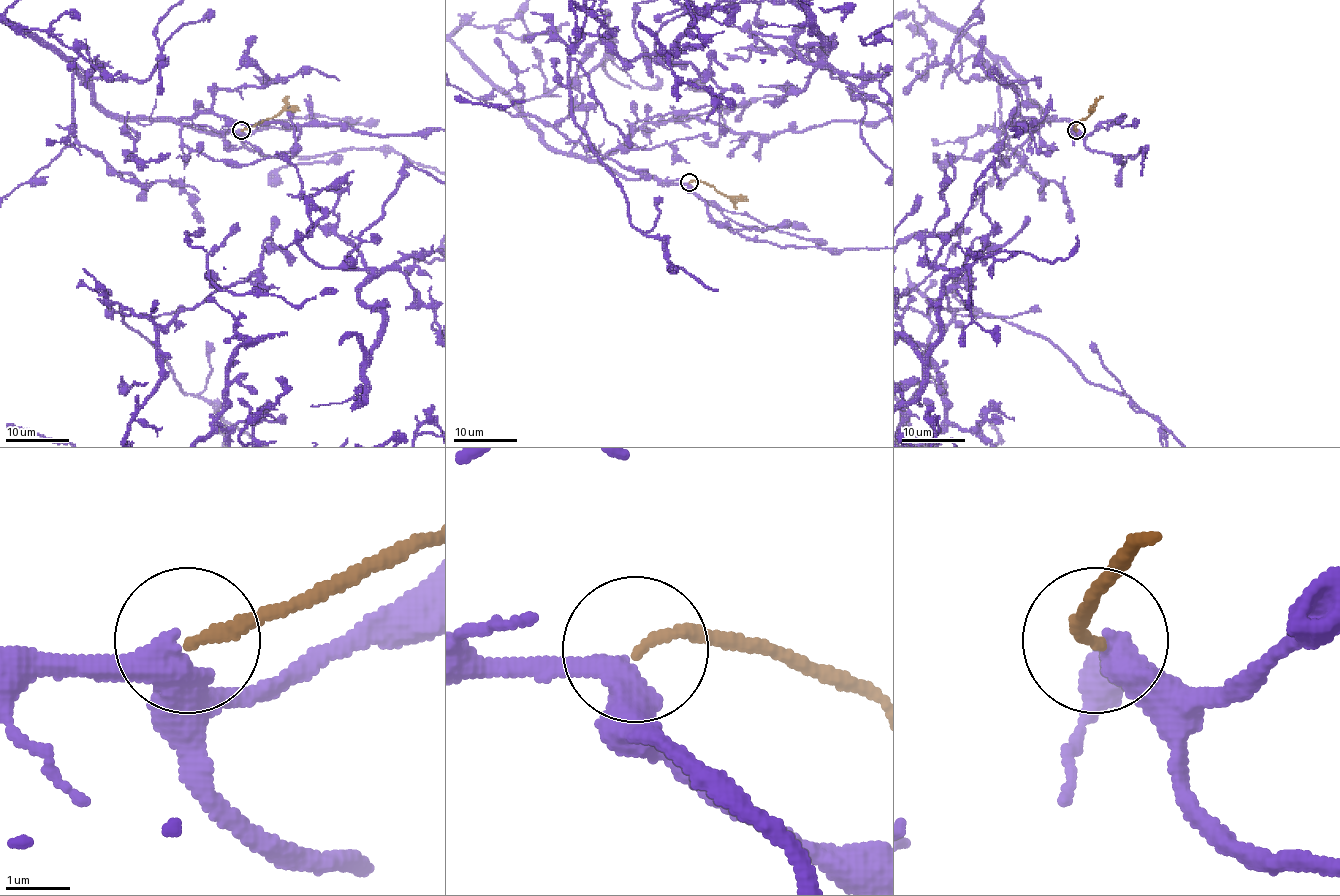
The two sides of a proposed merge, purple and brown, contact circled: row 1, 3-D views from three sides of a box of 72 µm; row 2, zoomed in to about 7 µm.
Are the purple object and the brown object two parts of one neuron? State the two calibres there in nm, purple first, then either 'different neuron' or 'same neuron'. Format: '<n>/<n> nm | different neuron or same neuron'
340/160 nm | same neuron

